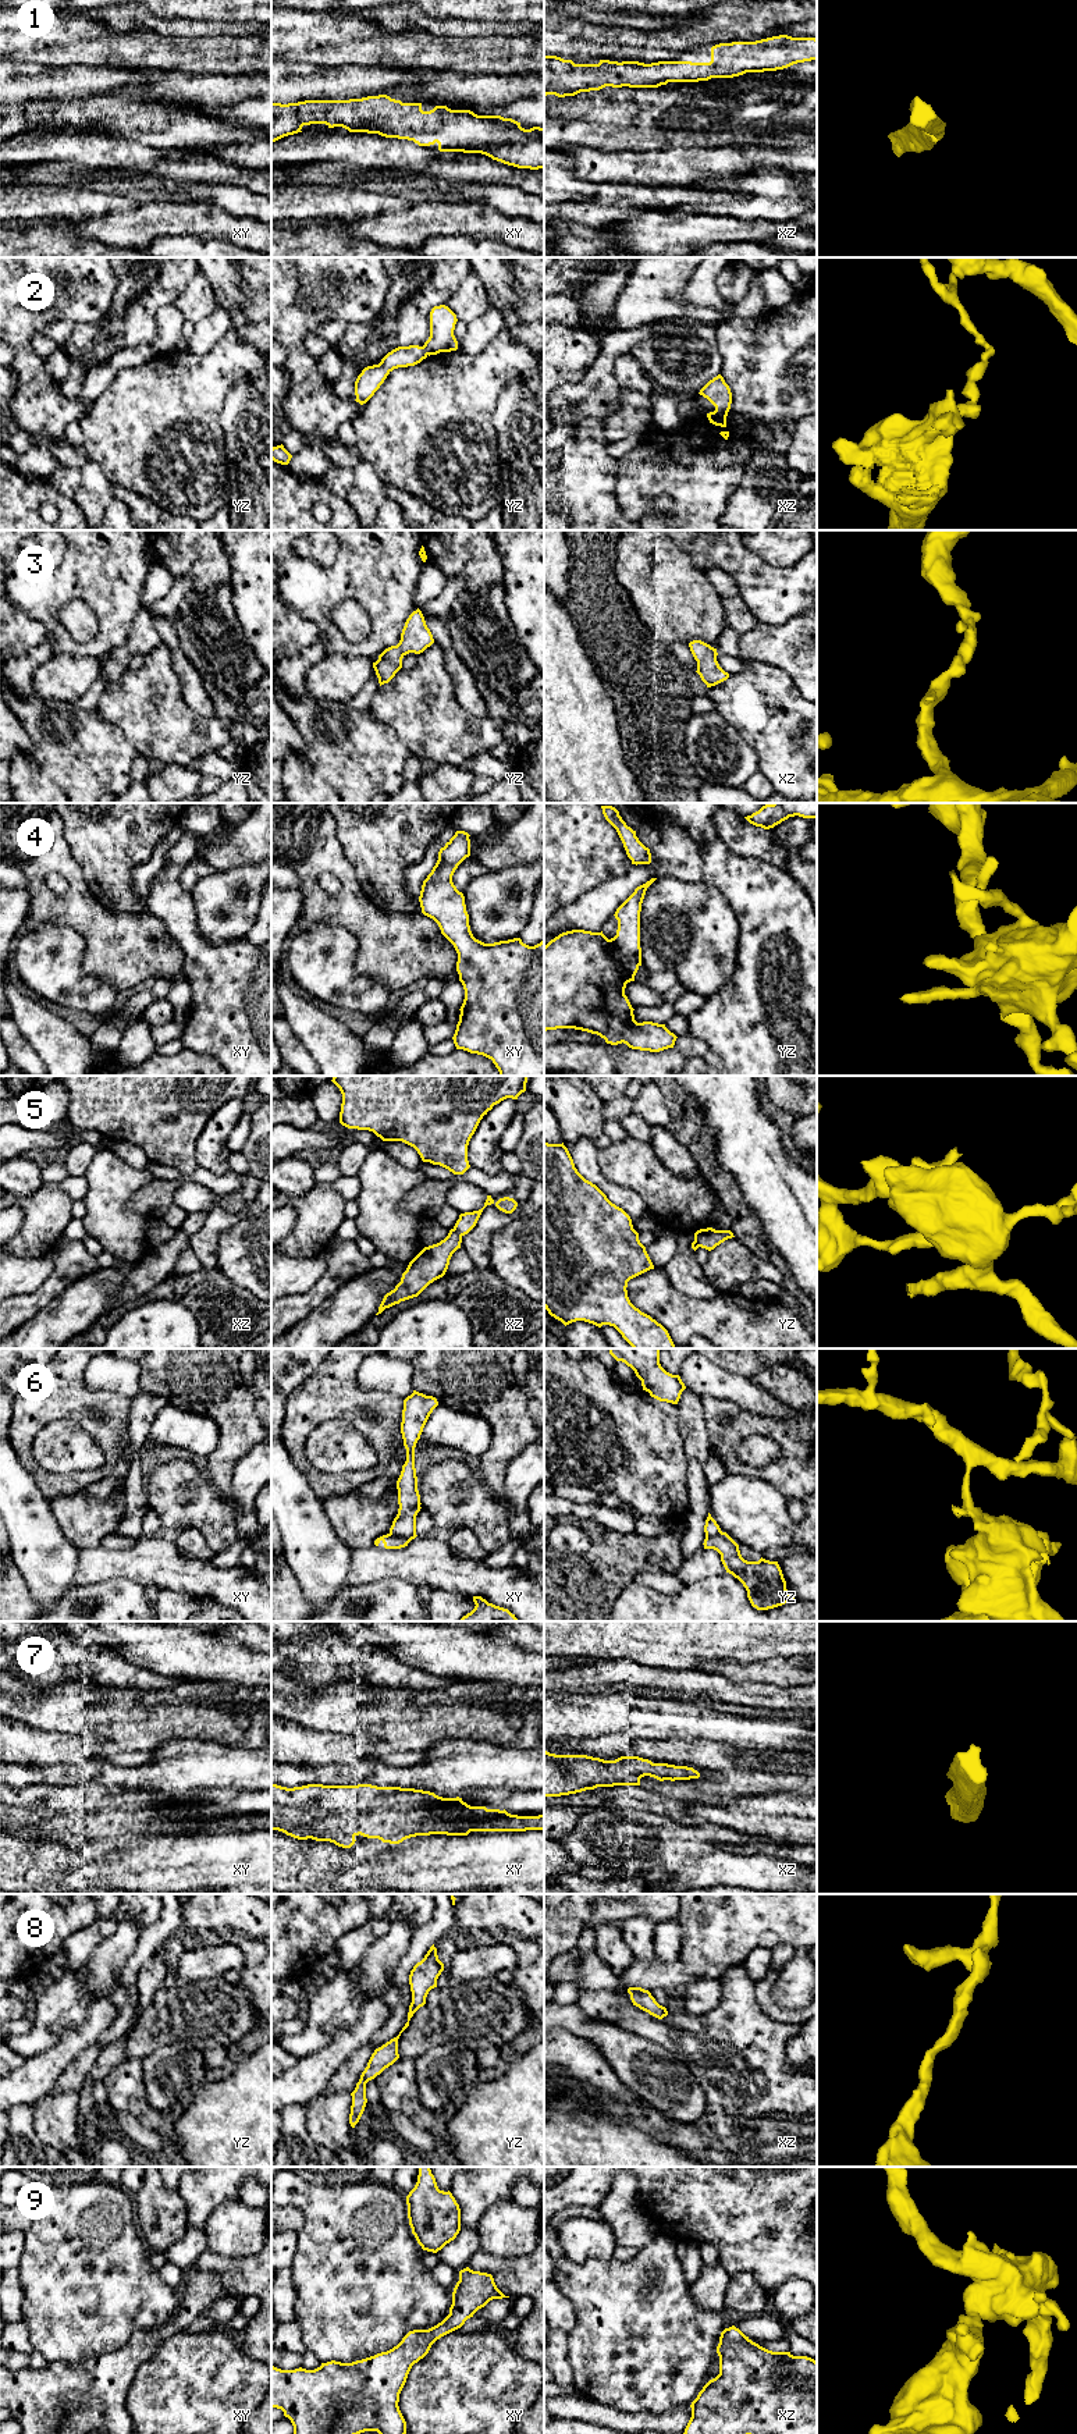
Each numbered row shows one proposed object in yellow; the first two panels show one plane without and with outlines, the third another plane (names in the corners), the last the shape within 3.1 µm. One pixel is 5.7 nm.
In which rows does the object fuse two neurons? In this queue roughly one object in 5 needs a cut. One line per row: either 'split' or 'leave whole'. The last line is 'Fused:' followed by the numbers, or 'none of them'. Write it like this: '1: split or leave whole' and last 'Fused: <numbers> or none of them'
1: leave whole
2: split
3: leave whole
4: leave whole
5: split
6: split
7: leave whole
8: leave whole
9: leave whole
Fused: 2, 5, 6

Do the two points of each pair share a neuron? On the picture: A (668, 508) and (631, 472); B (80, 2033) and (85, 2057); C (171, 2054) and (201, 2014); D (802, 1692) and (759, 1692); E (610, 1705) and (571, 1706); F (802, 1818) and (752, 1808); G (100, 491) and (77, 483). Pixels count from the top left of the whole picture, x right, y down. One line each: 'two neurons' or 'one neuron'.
A: two neurons
B: two neurons
C: two neurons
D: one neuron
E: one neuron
F: one neuron
G: one neuron

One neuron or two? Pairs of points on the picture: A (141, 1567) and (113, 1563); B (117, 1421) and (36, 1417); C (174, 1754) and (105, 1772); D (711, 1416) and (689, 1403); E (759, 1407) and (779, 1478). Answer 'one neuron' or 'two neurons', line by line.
A: one neuron
B: one neuron
C: one neuron
D: two neurons
E: two neurons

